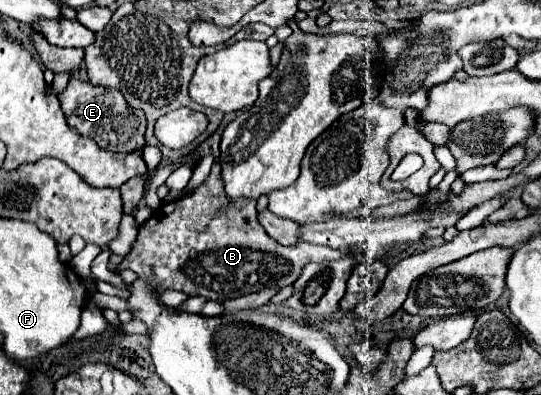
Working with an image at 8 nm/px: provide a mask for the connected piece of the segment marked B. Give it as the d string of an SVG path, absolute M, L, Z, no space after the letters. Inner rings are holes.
M214 164L208 180L200 188L152 212L140 226L132 250L116 268L158 280L158 284L166 284L166 288L180 290L188 296L228 300L262 288L290 286L308 262L338 260L344 254L308 242L290 248L272 240L258 222L254 200L224 200L220 168Z

